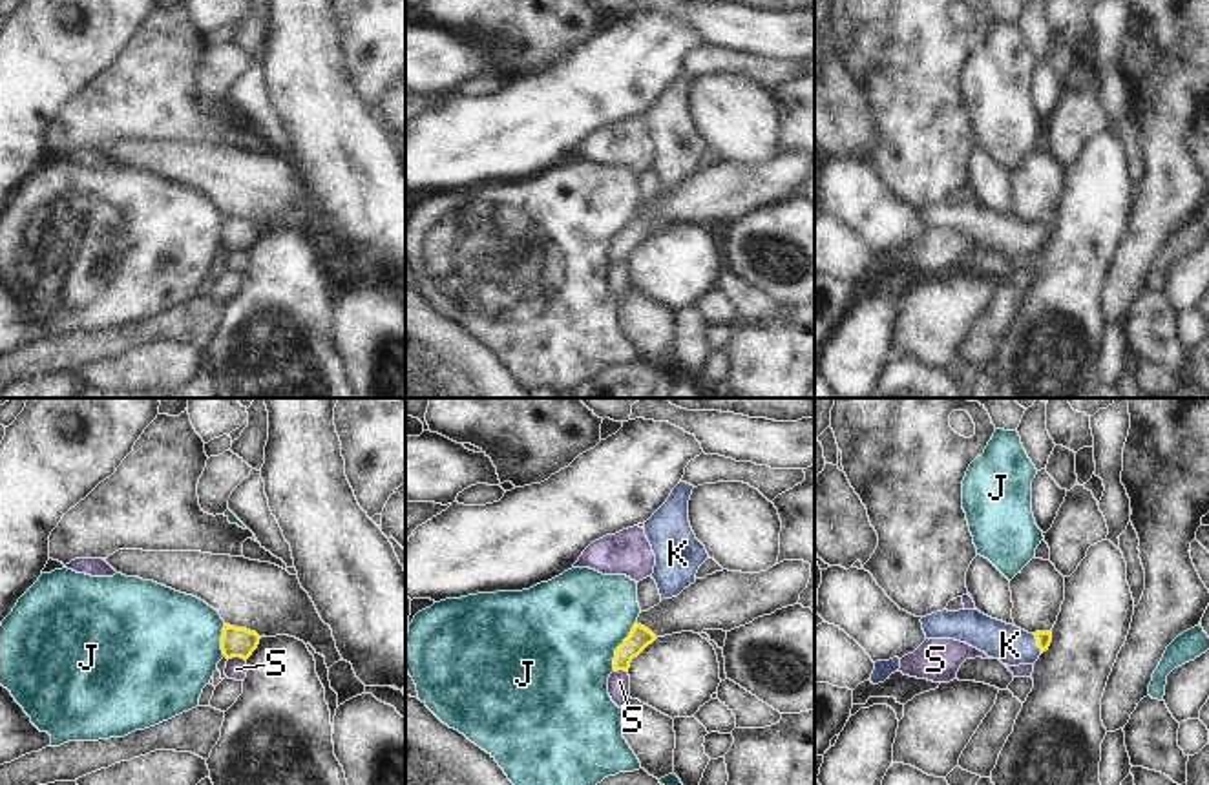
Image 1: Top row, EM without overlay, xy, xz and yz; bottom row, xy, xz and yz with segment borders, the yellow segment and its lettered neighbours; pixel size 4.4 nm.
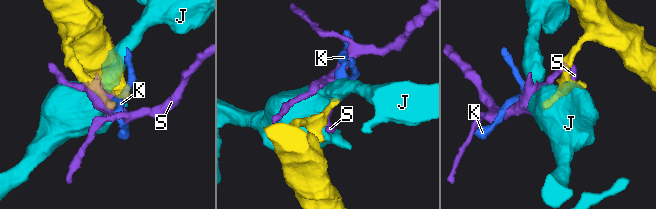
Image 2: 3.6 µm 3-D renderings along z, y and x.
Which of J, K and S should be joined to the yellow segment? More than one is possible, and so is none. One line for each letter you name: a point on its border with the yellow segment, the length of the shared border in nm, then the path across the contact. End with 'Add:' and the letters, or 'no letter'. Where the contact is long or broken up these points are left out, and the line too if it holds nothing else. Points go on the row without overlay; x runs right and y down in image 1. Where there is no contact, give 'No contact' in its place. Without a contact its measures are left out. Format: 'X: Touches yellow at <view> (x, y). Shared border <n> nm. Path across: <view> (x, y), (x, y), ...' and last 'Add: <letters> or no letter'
K: Touches yellow at yz (1038, 234). Shared border 100 nm. Path across: yz (1043, 229), (1038, 234), (1010, 236)
Add: K

